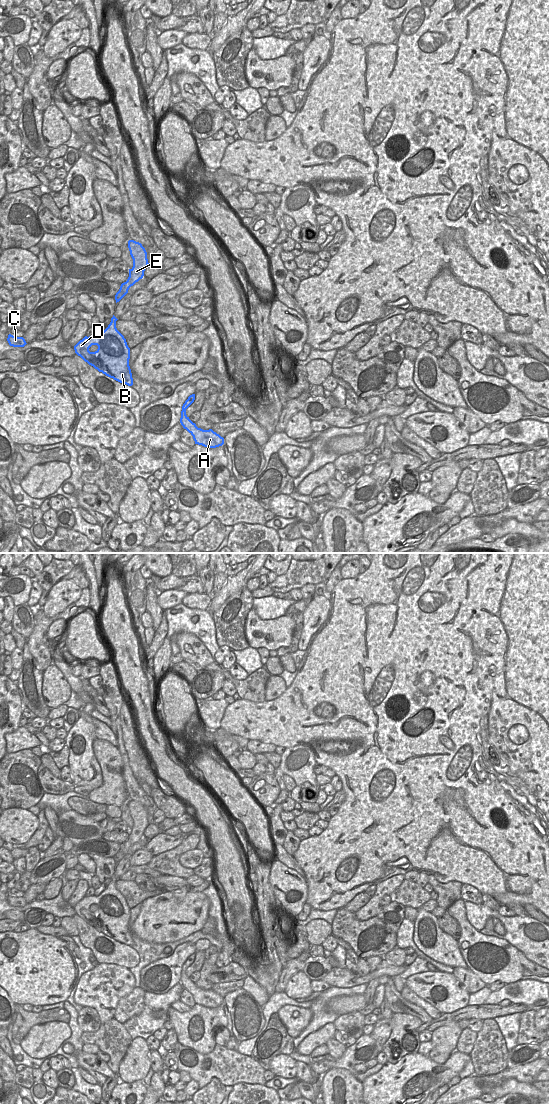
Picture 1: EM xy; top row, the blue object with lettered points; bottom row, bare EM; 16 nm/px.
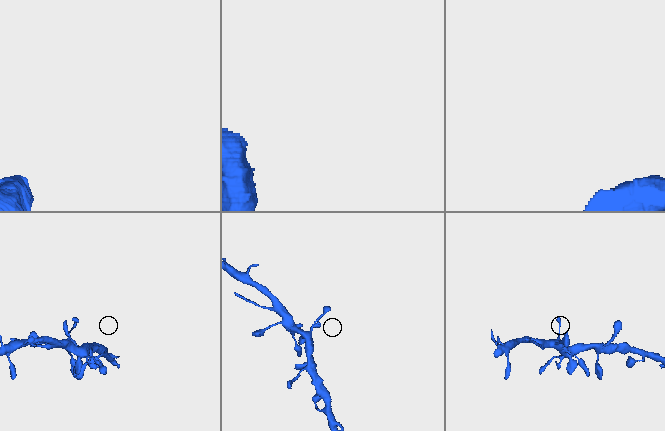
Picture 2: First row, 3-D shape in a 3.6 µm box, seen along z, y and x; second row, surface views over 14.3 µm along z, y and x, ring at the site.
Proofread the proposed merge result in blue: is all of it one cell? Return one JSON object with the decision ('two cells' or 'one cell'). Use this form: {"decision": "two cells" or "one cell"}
{"decision": "one cell"}

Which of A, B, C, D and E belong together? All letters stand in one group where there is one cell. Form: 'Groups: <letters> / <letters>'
Groups: A B C D E.

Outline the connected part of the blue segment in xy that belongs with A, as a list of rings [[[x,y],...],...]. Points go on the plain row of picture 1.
[[[195,954],[188,957],[182,966],[180,983],[186,989],[195,1001],[195,1004],[202,1005],[207,1008],[216,1008],[224,1004],[224,998],[214,992],[212,989],[203,990],[198,988],[186,975],[186,969],[194,962]]]

